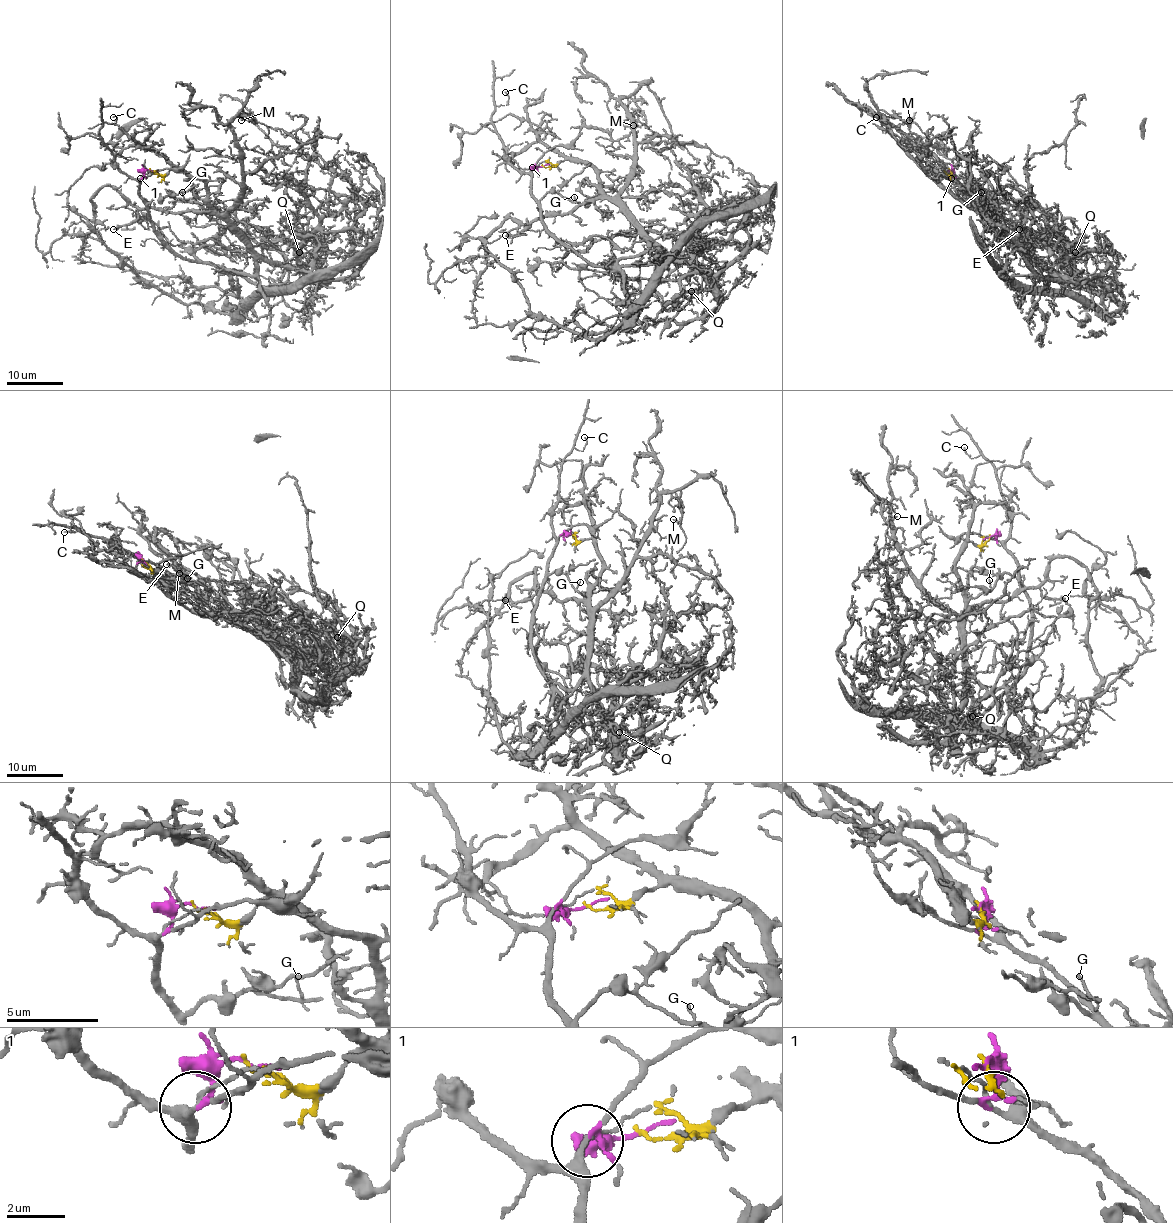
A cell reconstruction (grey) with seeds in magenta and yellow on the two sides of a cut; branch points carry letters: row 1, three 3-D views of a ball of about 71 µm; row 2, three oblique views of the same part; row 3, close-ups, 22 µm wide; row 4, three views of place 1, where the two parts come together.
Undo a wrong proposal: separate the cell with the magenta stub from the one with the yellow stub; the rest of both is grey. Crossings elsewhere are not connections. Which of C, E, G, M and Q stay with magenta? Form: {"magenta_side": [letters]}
{"magenta_side": ["C", "G"]}

